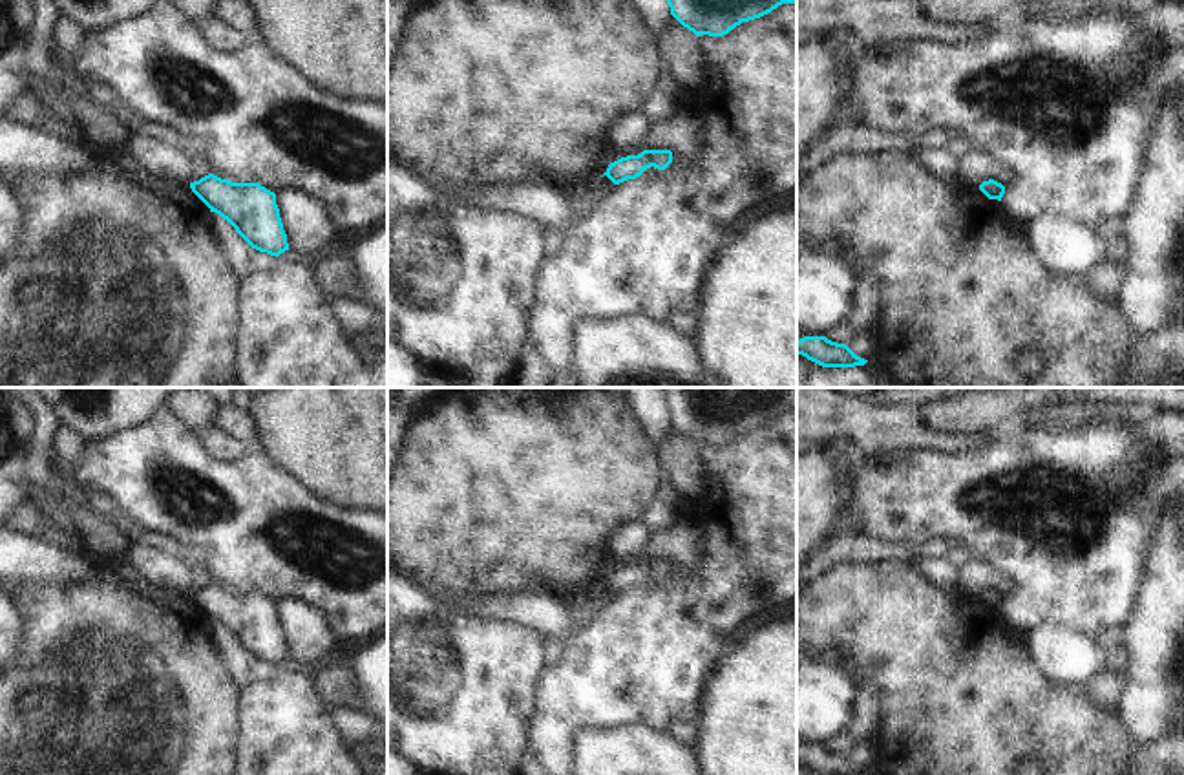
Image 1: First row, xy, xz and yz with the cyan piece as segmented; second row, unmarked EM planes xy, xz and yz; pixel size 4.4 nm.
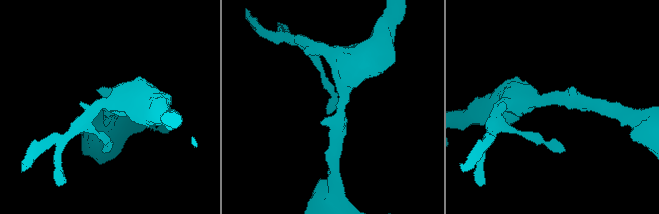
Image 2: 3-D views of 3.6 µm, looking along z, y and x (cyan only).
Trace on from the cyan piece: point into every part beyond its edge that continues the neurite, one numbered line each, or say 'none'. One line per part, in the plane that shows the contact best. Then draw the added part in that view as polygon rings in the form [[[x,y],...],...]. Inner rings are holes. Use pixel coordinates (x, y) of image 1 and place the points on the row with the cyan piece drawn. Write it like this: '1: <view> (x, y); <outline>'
none

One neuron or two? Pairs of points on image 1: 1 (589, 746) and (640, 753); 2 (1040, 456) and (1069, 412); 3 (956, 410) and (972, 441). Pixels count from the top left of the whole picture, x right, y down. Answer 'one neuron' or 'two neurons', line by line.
1: one neuron
2: two neurons
3: two neurons

